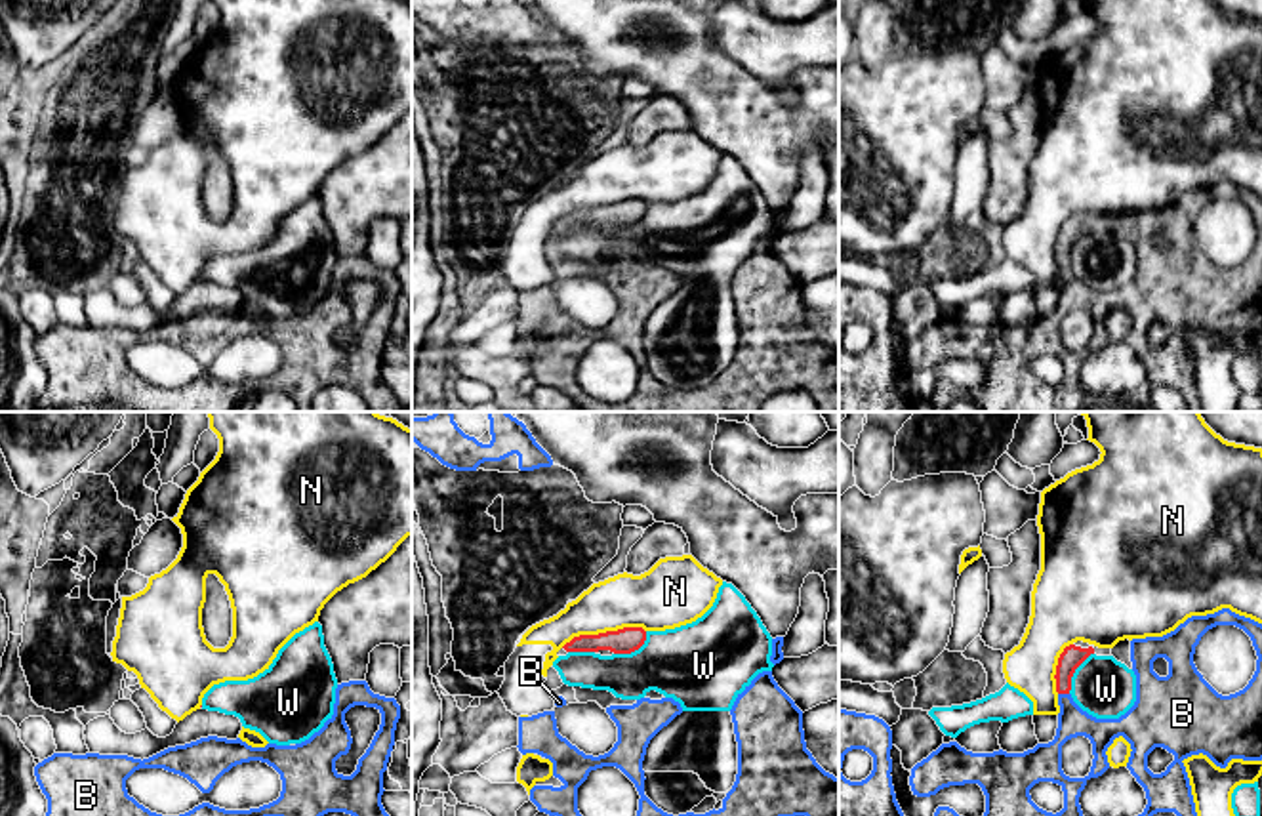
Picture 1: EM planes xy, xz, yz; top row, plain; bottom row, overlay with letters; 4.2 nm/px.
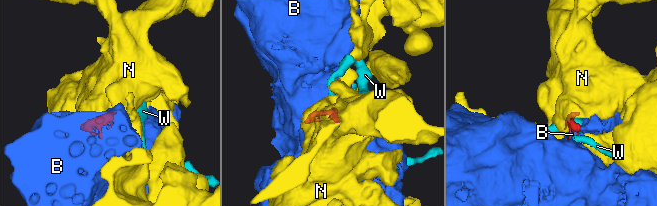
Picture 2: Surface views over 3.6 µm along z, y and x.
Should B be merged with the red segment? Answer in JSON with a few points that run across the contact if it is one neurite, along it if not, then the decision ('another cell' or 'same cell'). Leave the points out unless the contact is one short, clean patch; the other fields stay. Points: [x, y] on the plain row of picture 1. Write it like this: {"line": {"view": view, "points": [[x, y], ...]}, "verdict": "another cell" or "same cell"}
{"verdict": "same cell"}

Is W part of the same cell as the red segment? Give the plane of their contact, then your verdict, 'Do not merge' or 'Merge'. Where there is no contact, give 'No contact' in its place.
Touches red in xz. Do not merge

